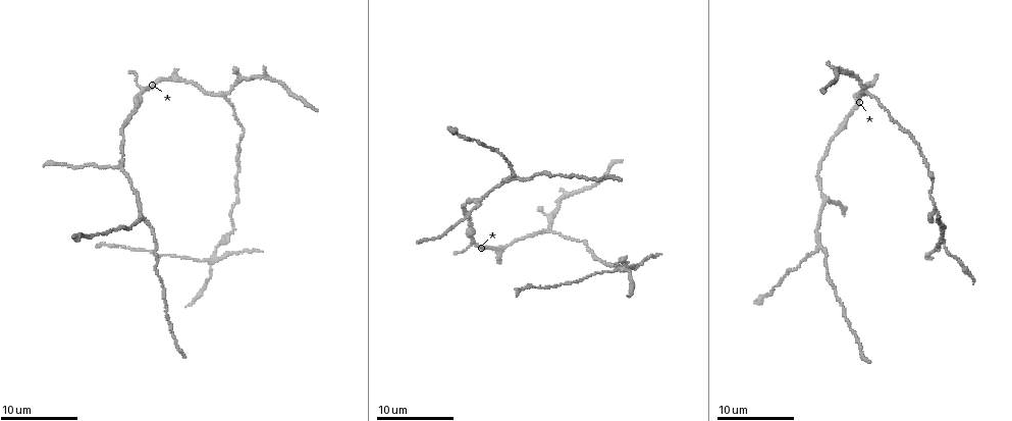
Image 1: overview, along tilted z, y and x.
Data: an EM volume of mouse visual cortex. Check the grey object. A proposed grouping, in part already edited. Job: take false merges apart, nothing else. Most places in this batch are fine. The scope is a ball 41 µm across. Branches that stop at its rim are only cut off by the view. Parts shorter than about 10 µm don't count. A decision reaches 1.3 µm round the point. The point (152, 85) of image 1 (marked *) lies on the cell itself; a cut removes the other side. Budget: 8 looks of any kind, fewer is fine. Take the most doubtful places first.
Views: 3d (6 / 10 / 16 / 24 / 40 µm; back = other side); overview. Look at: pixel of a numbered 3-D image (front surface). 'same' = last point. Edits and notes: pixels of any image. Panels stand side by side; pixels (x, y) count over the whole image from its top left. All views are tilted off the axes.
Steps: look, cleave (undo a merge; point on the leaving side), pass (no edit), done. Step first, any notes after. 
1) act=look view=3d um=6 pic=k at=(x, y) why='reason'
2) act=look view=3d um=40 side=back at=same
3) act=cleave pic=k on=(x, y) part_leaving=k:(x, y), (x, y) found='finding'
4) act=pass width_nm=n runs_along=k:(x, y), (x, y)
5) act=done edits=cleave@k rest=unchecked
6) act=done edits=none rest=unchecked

act=look view=3d um=6 pic=1 at=(517, 175) why='arms part here'

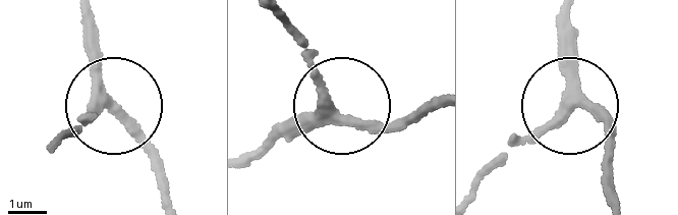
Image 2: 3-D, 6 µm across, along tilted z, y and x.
act=look view=3d um=6 side=back pic=2 at=(105, 104) why='other side'

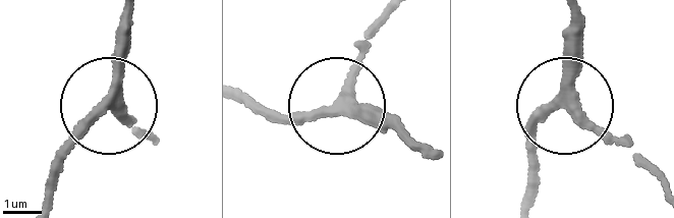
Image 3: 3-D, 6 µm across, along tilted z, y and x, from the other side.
act=pass runs_along=3:(125, 16), (112, 108), (136, 137) found='continuous, no second cell'

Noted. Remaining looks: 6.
act=look view=3d um=16 pic=1 at=(204, 261) why='three-way junction'

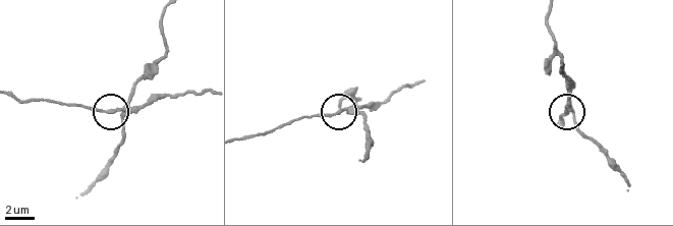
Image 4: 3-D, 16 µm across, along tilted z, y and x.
act=look view=3d um=6 pic=4 at=(341, 110)

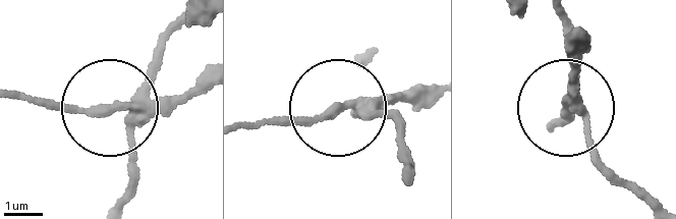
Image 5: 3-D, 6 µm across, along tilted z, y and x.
act=cleave pic=5 on=(85, 111) part_leaving=5:(144, 103), (16, 99) found='a second cell is stuck on'

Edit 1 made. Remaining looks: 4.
act=look view=3d um=16 pic=1 at=(225, 97) why='arms part here'

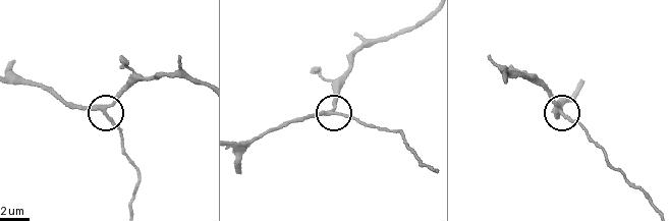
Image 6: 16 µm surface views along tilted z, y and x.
act=look view=3d um=16 side=back pic=6 at=(563, 111) why='from behind'

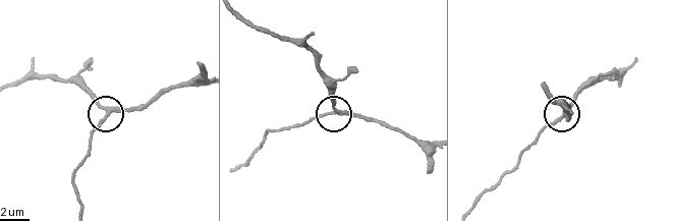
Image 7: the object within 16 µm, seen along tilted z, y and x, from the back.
act=pass found='all the same cell'

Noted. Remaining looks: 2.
act=look view=3d um=6 pic=1 at=(933, 201) why='sudden change in width'

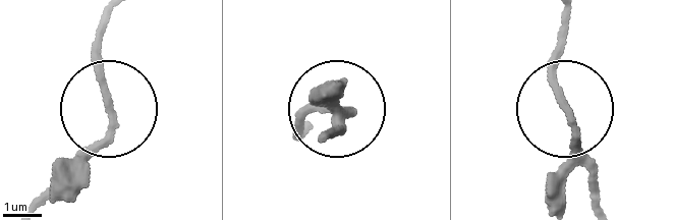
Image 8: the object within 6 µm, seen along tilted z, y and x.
act=look view=3d um=6 side=back pic=8 at=(569, 114) why='from behind'

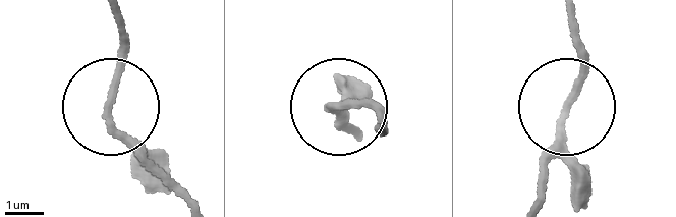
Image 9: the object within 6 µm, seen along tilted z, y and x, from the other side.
act=pass width_nm=170 runs_along=9:(116, 14), (121, 67), (111, 118), (191, 200) found='one cell here'

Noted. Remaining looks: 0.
act=done edits=cleave@5 rest=unchecked

